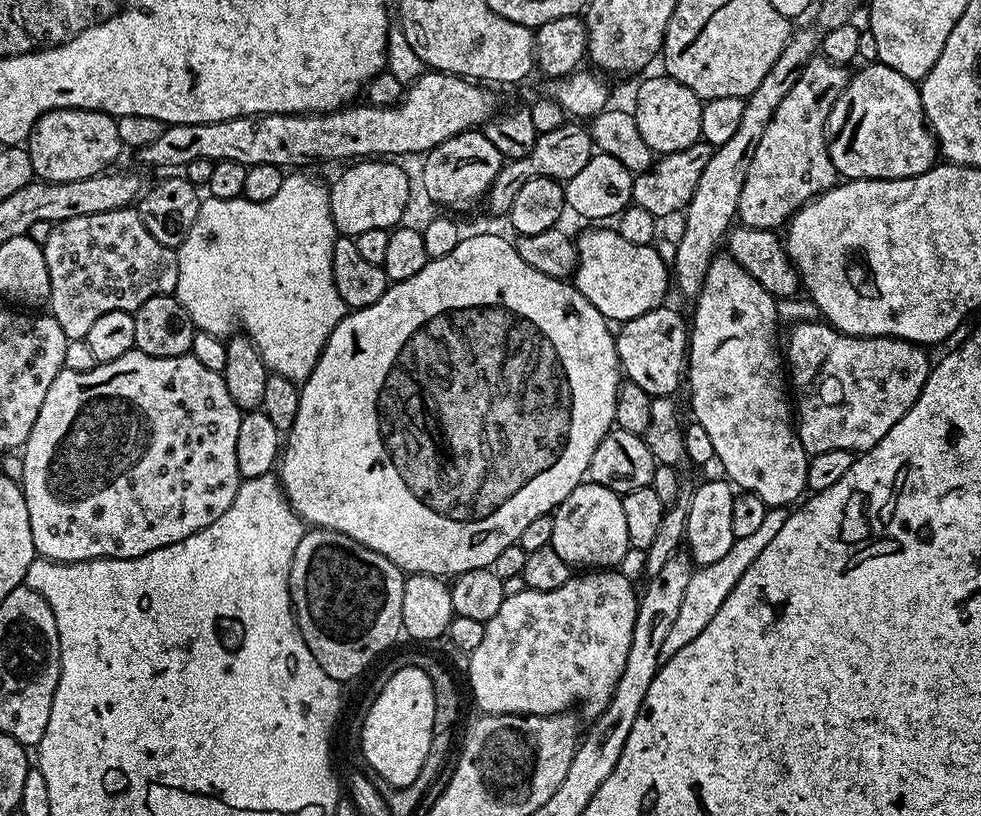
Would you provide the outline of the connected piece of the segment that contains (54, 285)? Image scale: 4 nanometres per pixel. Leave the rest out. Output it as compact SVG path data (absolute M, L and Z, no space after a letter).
M129 206L106 210L102 214L86 214L82 218L70 218L52 225L50 238L46 238L42 246L50 278L50 314L58 326L62 326L62 334L66 334L69 340L82 340L102 314L110 314L114 310L135 313L146 298L170 296L176 291L177 249L162 246L162 242L146 230L143 215L134 209Z

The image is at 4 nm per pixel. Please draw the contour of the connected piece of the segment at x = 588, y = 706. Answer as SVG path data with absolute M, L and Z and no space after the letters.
M588 570L583 574L573 575L558 590L539 592L533 588L524 588L513 594L505 595L502 606L498 606L498 614L485 624L485 634L478 648L470 653L472 660L468 664L468 684L472 687L472 696L476 699L479 711L484 714L518 714L519 716L553 716L555 712L567 712L571 704L584 704L584 712L588 718L595 718L604 711L610 702L614 690L618 686L618 678L622 678L622 670L626 670L626 658L630 654L631 639L634 638L636 622L636 606L638 588L635 588L620 570Z

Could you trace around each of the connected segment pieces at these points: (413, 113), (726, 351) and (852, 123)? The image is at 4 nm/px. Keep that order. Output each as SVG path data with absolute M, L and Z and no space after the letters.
M425 71L411 84L399 101L391 106L377 107L345 106L334 112L291 116L290 114L266 114L265 116L243 116L230 118L222 122L206 122L205 124L170 124L151 146L142 146L138 156L144 164L152 168L183 169L184 165L194 162L194 158L222 162L242 162L250 166L278 164L304 166L307 160L344 160L352 162L357 158L400 158L411 152L427 154L431 148L437 148L442 142L454 138L460 132L476 130L485 122L493 119L492 111L496 108L496 100L487 92L487 87L462 76L453 76L450 72Z
M717 254L710 262L710 270L706 270L702 290L695 297L694 304L696 313L690 316L686 384L692 387L695 423L710 434L716 460L724 467L723 475L737 489L758 494L758 498L762 498L769 508L795 505L808 487L806 474L810 456L804 451L794 427L793 413L792 416L788 413L788 396L784 393L786 372L781 357L779 360L772 349L772 343L776 340L777 301L762 286L758 286L758 282L754 282L745 268L738 266L734 257Z
M868 62L863 65L864 69L860 73L853 75L849 79L848 85L845 86L844 92L834 102L834 106L830 110L830 118L828 119L828 153L834 162L837 173L844 180L893 180L894 178L910 178L922 174L926 170L930 170L938 163L938 145L936 137L933 136L928 121L924 119L924 107L922 106L922 98L920 97L919 87L913 81L907 80L902 74L898 74L898 70L894 70L890 66L879 62Z

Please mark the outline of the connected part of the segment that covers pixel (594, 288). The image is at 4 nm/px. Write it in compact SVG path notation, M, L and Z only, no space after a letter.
M592 226L576 240L578 266L574 273L574 286L593 304L609 322L633 320L665 303L664 295L670 292L670 268L655 247L635 244L620 232L611 232L608 226Z

